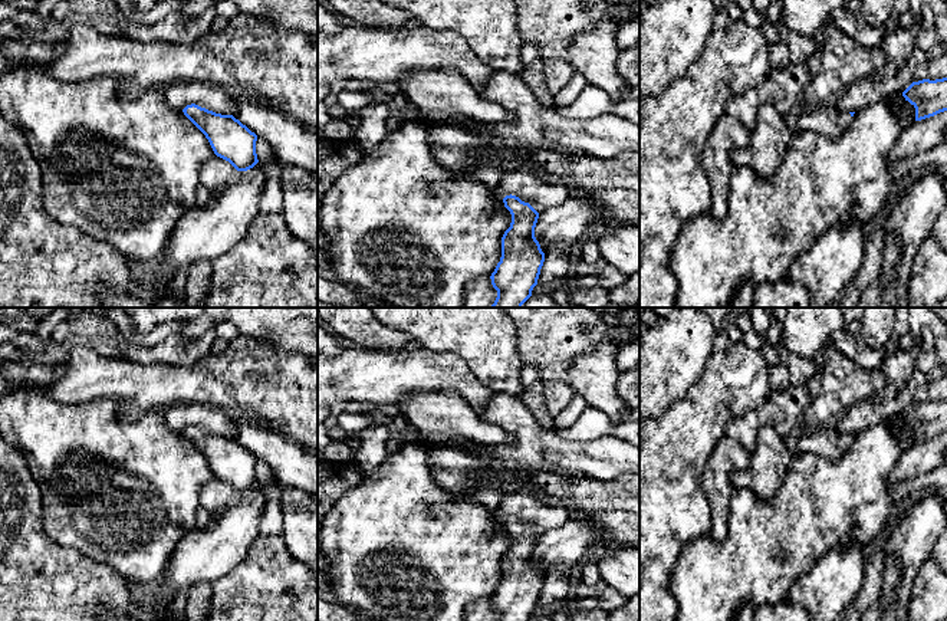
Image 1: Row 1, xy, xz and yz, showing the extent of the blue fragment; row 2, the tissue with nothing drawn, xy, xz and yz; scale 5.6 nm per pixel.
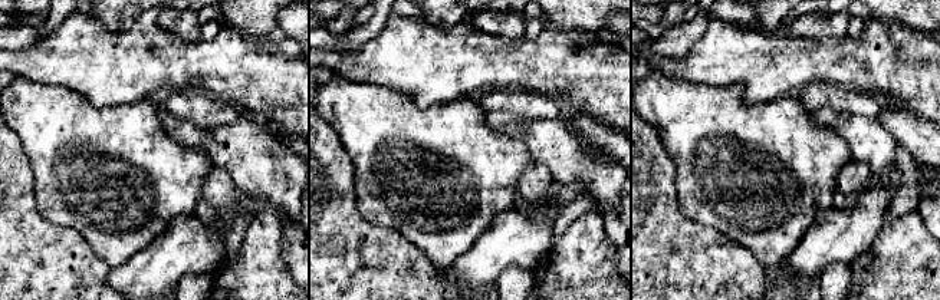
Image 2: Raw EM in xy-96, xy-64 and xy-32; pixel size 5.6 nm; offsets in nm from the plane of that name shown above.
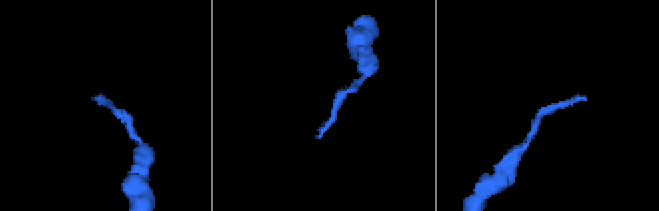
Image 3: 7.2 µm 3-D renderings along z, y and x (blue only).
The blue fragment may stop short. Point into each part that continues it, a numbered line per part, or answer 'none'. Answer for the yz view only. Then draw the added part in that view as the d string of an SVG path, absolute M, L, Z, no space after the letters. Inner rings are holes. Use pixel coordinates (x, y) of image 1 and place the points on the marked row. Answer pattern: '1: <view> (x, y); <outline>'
1: yz (827, 120); M832 102L813 109L799 108L789 122L795 131L815 131L829 138L838 138L852 122L849 112L836 109Z

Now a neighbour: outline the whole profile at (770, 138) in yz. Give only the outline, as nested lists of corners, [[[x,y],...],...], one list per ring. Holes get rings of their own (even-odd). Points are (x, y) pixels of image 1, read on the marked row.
[[[770,104],[757,111],[756,126],[750,131],[746,148],[734,148],[730,160],[734,167],[747,167],[760,178],[769,178],[785,161],[790,147],[793,128]]]

